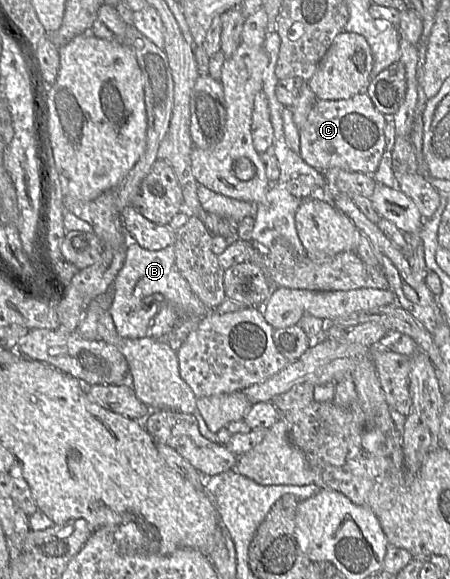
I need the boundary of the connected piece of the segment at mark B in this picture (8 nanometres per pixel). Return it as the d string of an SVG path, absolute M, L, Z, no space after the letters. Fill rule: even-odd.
M130 240L126 247L124 264L112 288L113 302L108 312L118 334L125 338L151 337L163 340L182 318L202 319L214 311L194 295L187 281L178 272L175 266L174 244L159 251L150 251ZM155 294L161 294L167 305L159 305L158 313L150 319L150 305L147 303L150 303L150 298Z

